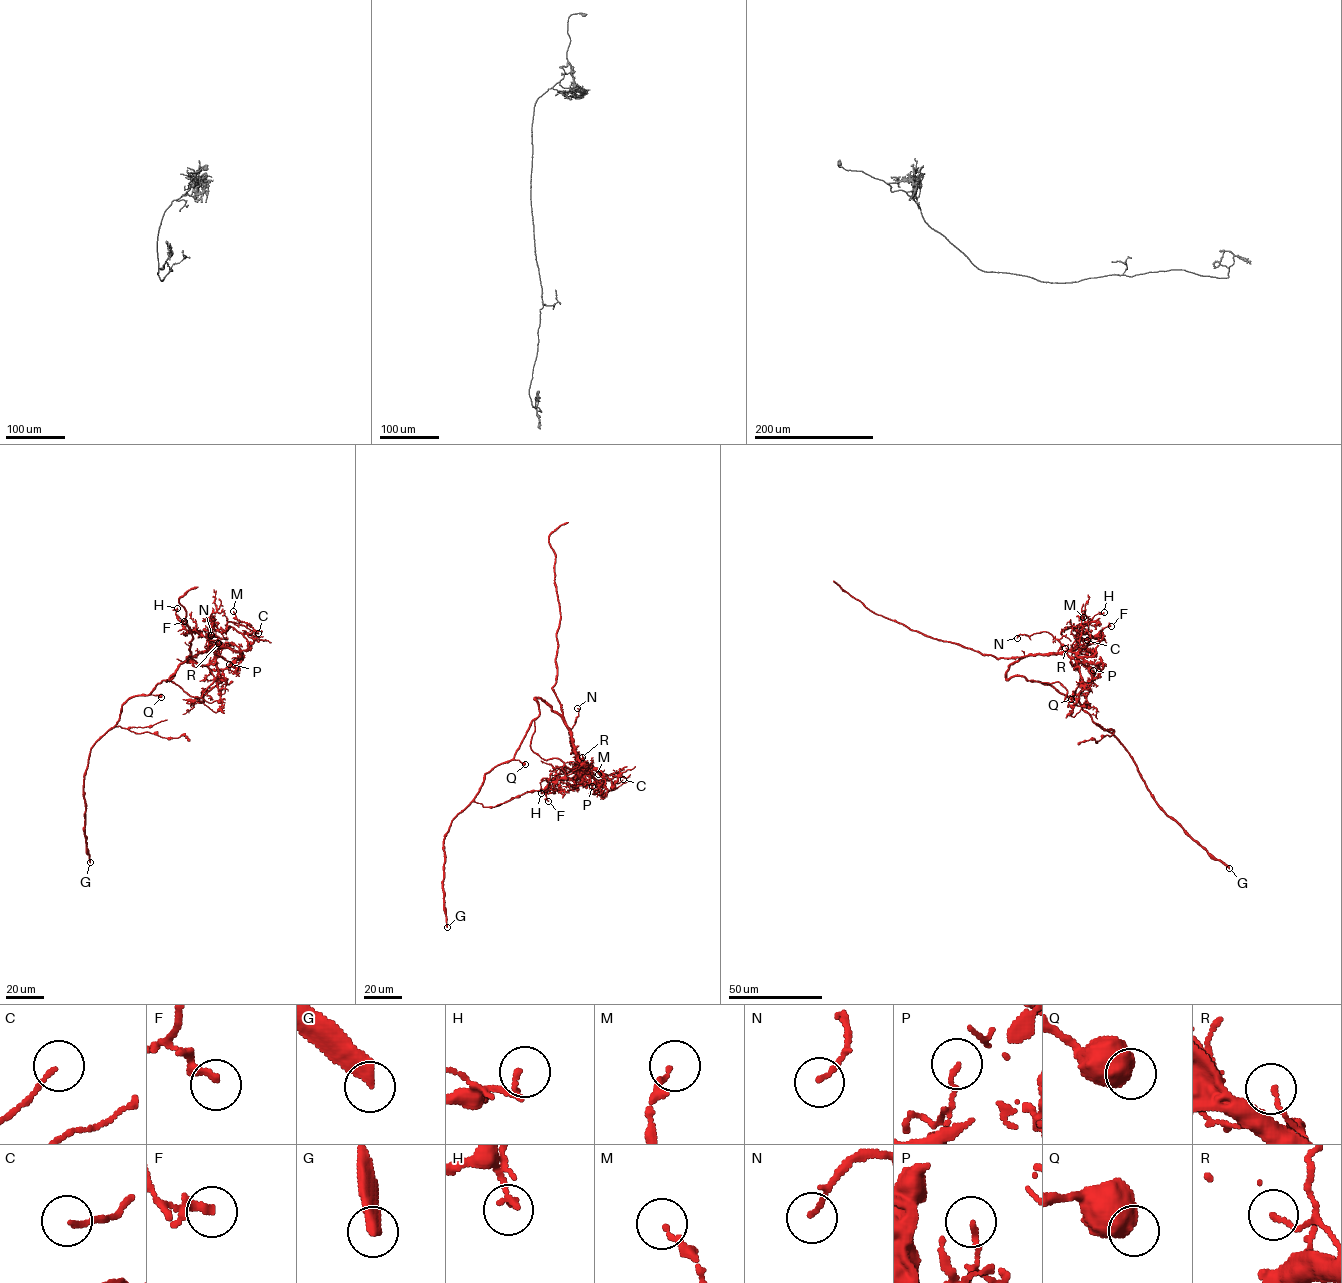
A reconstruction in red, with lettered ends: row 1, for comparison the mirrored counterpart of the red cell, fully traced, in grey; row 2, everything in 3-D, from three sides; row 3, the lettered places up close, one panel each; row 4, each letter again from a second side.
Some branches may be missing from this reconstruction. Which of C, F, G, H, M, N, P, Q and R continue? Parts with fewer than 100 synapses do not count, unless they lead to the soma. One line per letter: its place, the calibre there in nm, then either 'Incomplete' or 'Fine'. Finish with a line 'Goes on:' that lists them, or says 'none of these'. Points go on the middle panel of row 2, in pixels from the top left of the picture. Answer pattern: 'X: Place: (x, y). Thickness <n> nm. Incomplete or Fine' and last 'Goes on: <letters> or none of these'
C: Place: (623, 779). Thickness 150 nm. Fine
F: Place: (548, 801). Thickness 220 nm. Fine
G: Place: (447, 927). Thickness 460 nm. Incomplete
H: Place: (541, 793). Thickness 180 nm. Fine
M: Place: (598, 774). Thickness 170 nm. Fine
N: Place: (577, 708). Thickness 130 nm. Fine
P: Place: (592, 786). Thickness 140 nm. Fine
Q: Place: (525, 764). Thickness 650 nm. Fine
R: Place: (582, 757). Thickness 130 nm. Fine
Goes on: G

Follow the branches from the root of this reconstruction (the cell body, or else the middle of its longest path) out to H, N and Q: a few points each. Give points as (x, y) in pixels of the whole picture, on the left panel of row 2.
H: (164, 681), (187, 658), (212, 646), (207, 637), (177, 618), (177, 608)
N: (164, 681), (187, 658), (208, 649), (205, 629), (213, 632), (211, 635)
Q: (164, 681), (150, 692), (161, 697)

